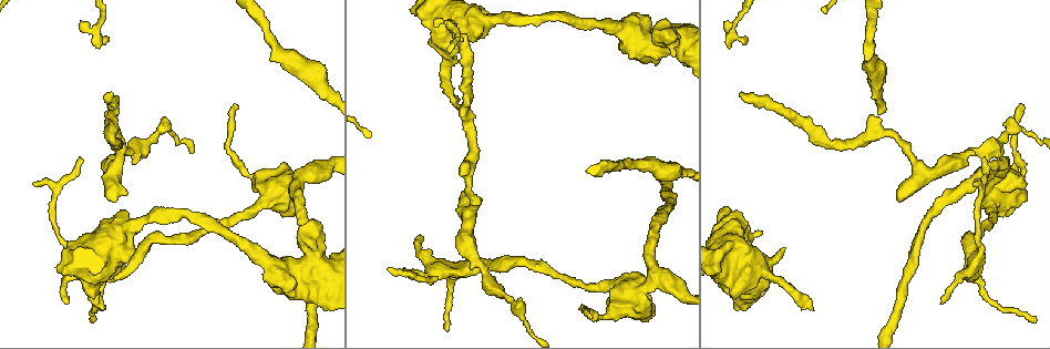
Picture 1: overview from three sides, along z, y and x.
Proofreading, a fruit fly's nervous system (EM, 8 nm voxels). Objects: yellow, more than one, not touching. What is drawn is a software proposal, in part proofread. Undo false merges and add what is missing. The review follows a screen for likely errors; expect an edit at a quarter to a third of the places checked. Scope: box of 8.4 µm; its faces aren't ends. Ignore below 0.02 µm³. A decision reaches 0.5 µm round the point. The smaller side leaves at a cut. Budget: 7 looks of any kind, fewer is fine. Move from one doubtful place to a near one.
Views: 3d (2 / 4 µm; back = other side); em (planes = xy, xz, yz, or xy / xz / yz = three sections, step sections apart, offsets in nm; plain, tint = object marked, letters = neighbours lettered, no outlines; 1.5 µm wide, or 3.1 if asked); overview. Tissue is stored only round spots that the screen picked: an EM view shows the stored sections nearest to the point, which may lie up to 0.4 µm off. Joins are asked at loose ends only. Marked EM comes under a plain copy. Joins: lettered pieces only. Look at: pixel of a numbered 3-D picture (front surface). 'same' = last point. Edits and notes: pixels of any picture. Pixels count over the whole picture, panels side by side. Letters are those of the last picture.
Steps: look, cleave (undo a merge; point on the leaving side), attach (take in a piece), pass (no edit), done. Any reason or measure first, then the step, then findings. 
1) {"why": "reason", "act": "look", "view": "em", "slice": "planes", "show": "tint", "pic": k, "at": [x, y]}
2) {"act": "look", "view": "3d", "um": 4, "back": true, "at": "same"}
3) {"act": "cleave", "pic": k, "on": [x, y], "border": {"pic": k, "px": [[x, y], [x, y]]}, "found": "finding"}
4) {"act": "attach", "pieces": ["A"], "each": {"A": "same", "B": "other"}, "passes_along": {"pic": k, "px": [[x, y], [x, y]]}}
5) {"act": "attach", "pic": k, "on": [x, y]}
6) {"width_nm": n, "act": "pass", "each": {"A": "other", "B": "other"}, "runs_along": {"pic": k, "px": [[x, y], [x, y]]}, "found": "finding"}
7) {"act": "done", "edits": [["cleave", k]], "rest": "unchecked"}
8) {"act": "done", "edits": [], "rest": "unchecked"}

{"why": "an open end", "act": "look", "view": "3d", "um": 2, "pic": 1, "at": [463, 34]}

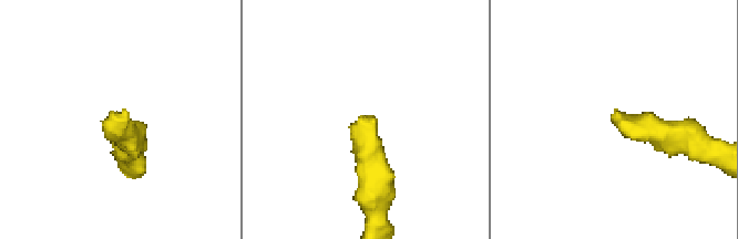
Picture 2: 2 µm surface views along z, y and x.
{"why": "shape alone is not enough", "act": "look", "view": "em", "slice": "planes", "show": "tint", "pic": 2, "at": [115, 115]}

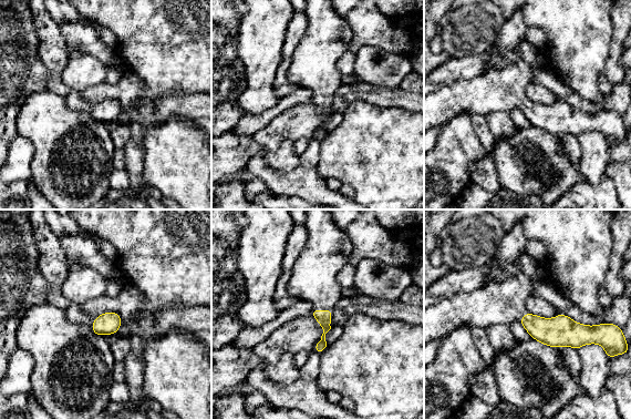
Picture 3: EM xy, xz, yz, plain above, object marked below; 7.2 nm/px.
{"why": "see the neighbours", "act": "look", "view": "em", "slice": "planes", "show": "letters", "at": "same"}

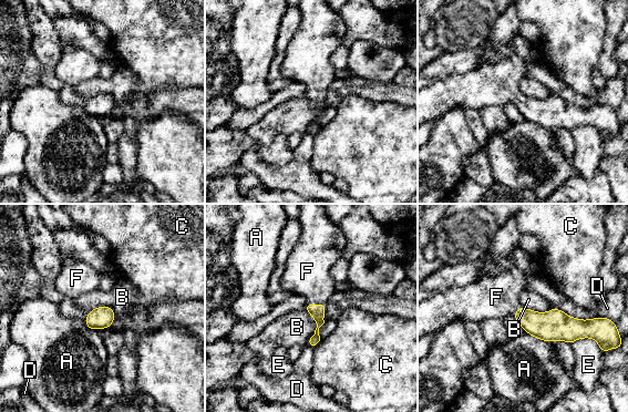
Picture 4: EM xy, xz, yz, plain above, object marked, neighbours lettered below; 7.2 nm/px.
{"act": "attach", "pieces": ["F"], "each": {"A": "other", "B": "other", "C": "other", "D": "other", "E": "other", "F": "same"}, "passes_along": {"pic": 4, "px": [[317, 312], [315, 306], [307, 273]]}, "found": "it goes on there"}

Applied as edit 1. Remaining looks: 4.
{"act": "look", "view": "overview"}

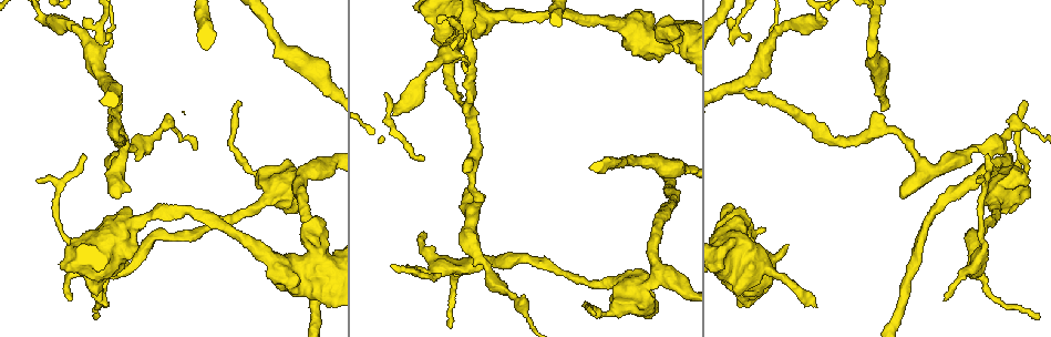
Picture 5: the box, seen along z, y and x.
{"why": "long arm stops here", "act": "look", "view": "3d", "um": 2, "pic": 5, "at": [240, 104]}

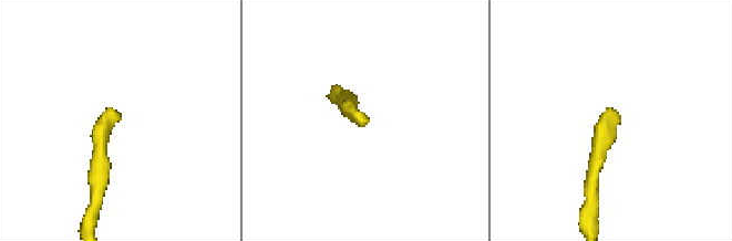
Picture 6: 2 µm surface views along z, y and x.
{"act": "look", "view": "em", "slice": "xy", "step": 8, "show": "tint", "pic": 6, "at": [119, 116]}

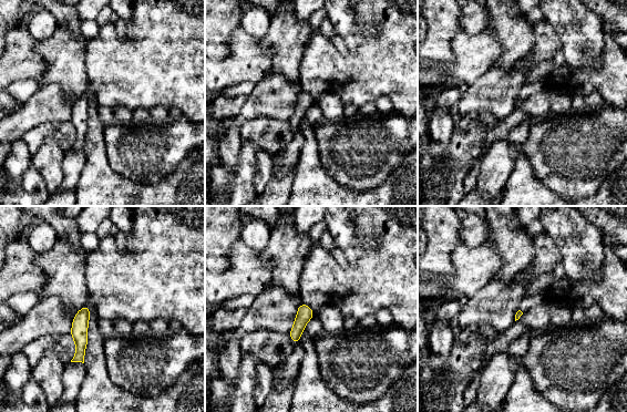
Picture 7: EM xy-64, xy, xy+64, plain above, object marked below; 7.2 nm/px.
{"why": "cut it another way", "act": "look", "view": "em", "slice": "planes", "show": "letters", "at": "same"}

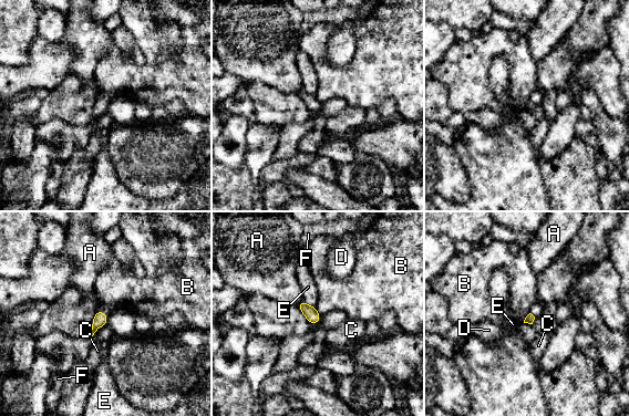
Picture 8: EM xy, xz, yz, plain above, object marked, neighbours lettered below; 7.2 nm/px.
{"act": "pass", "each": {"A": "other", "B": "other", "C": "other", "D": "other", "E": "other", "F": "other"}, "border": {"pic": 8, "px": [[315, 307], [321, 315]]}, "found": "none of them fits"}

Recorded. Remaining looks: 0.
{"act": "done", "edits": [["attach", 4]], "rest": "unchecked"}

